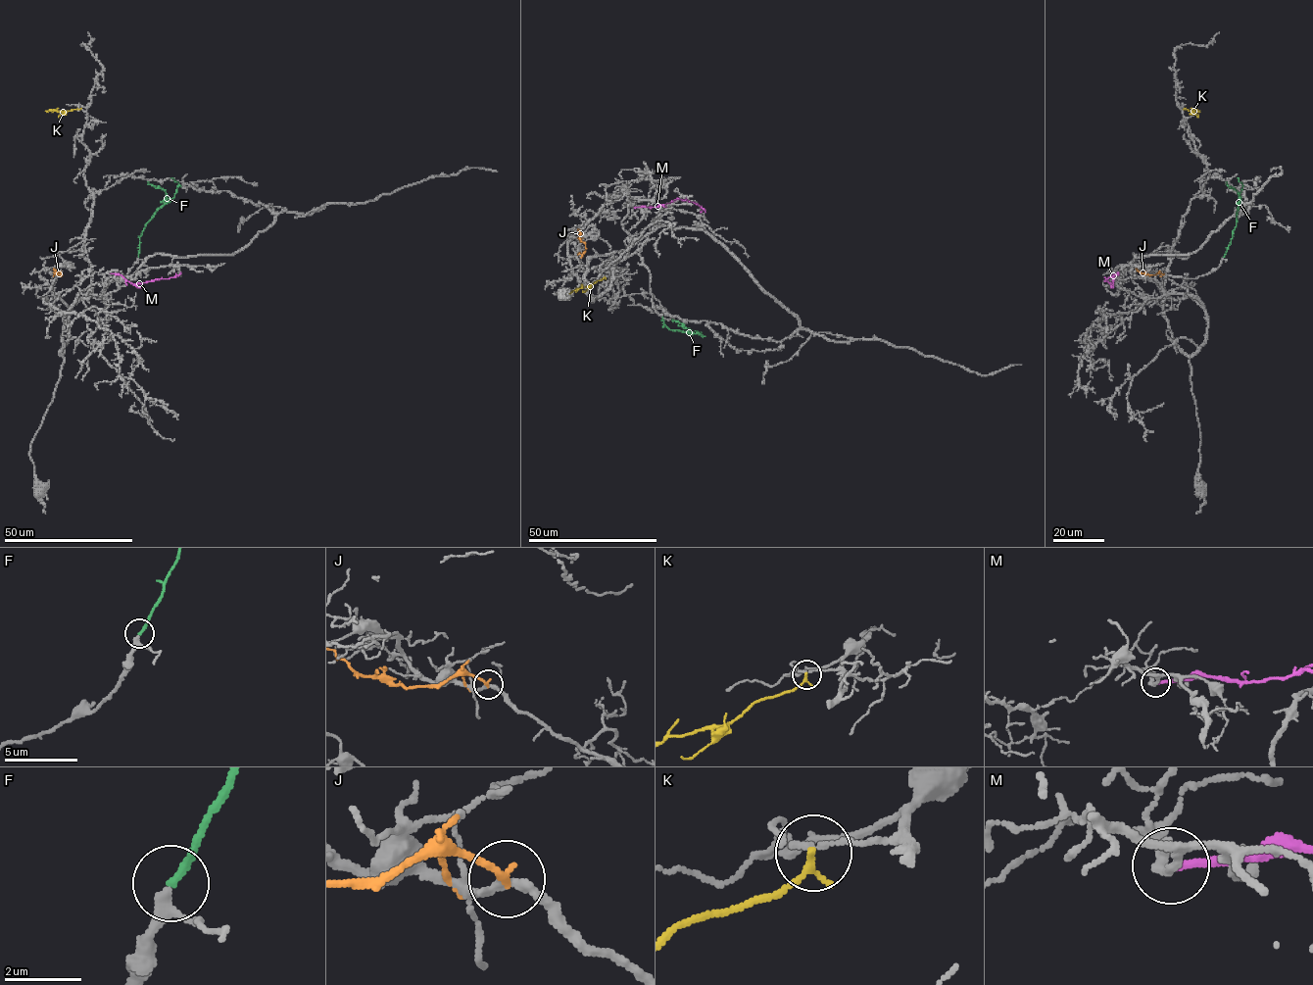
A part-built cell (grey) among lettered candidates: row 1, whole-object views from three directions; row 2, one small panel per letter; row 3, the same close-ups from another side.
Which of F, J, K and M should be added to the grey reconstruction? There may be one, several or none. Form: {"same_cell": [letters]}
{"same_cell": ["F"]}

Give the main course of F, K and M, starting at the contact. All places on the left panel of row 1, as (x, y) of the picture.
F: (138, 257), (139, 237), (144, 225), (165, 203), (166, 191), (148, 181)
K: (80, 110), (45, 110)
M: (110, 273), (120, 274), (134, 284), (179, 274), (176, 273)

